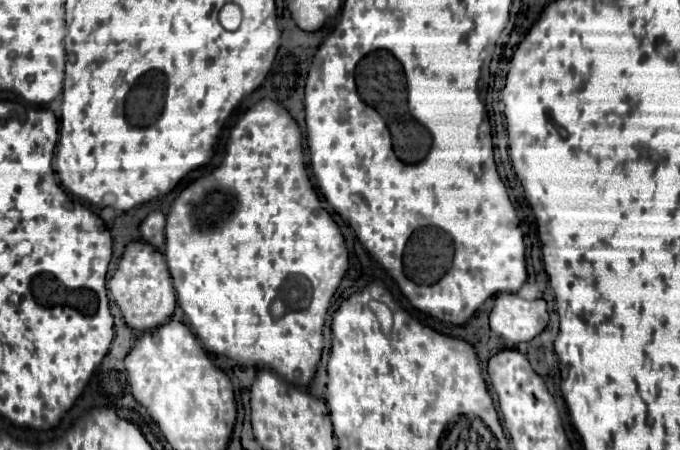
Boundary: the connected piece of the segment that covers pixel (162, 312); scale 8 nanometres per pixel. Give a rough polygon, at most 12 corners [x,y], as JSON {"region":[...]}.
{"region":[[127,243],[107,283],[127,325],[163,325],[177,305],[165,257]]}

